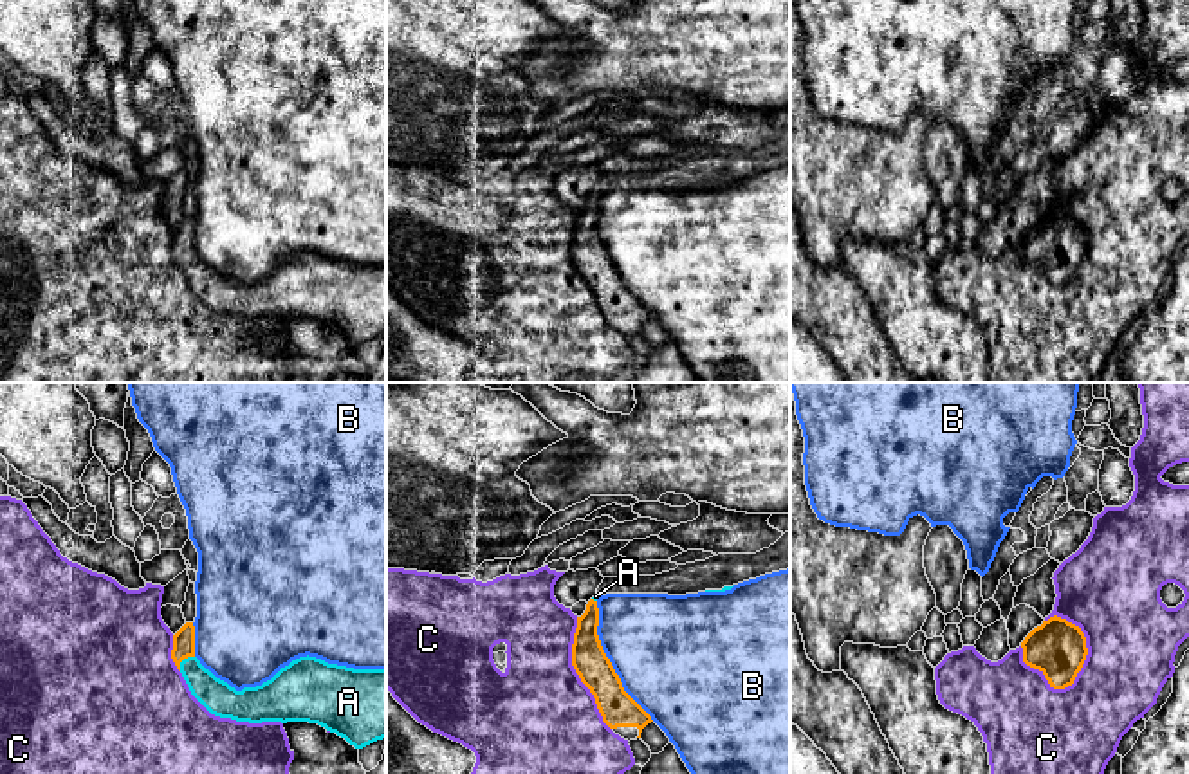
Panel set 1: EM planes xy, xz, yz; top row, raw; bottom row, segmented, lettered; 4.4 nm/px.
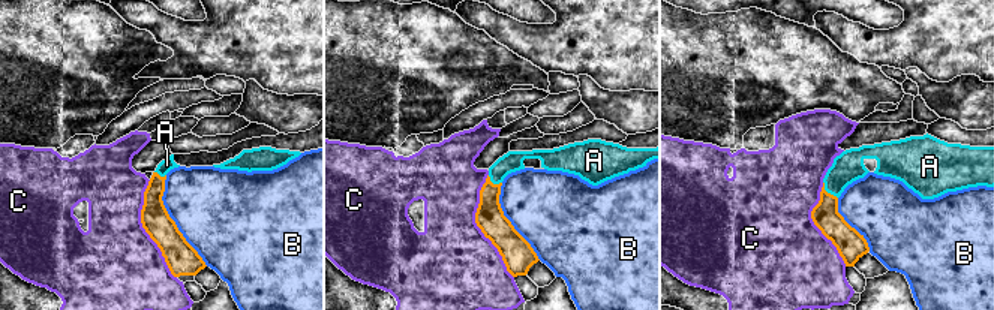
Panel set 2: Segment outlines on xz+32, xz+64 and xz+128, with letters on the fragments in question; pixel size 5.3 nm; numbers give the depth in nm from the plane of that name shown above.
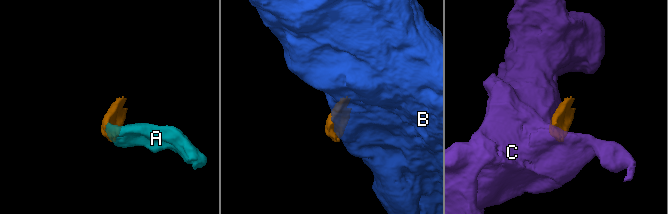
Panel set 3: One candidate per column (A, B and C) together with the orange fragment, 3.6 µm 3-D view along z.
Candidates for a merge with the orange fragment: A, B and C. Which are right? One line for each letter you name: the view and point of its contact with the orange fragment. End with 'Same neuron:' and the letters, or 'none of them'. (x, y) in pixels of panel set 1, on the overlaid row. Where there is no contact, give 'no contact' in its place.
A: contact xy (183, 659)
Same neuron: A

